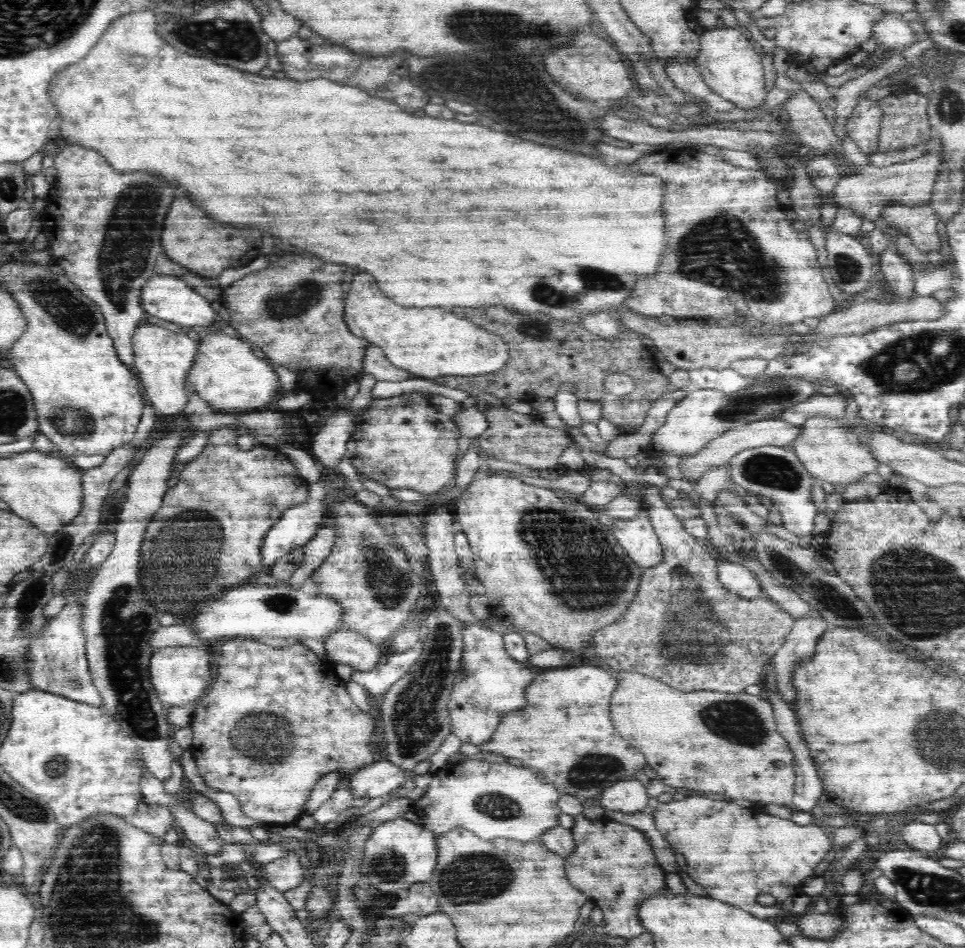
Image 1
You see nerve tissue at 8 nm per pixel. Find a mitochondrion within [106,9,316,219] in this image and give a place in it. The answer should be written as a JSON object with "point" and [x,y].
{"point":[237,39]}

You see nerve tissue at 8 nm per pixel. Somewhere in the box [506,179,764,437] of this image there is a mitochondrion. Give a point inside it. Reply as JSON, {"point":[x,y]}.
{"point":[541,292]}

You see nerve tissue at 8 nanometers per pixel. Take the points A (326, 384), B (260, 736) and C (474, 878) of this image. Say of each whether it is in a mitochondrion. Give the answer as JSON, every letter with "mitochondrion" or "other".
{"A":"other","B":"mitochondrion","C":"mitochondrion"}

